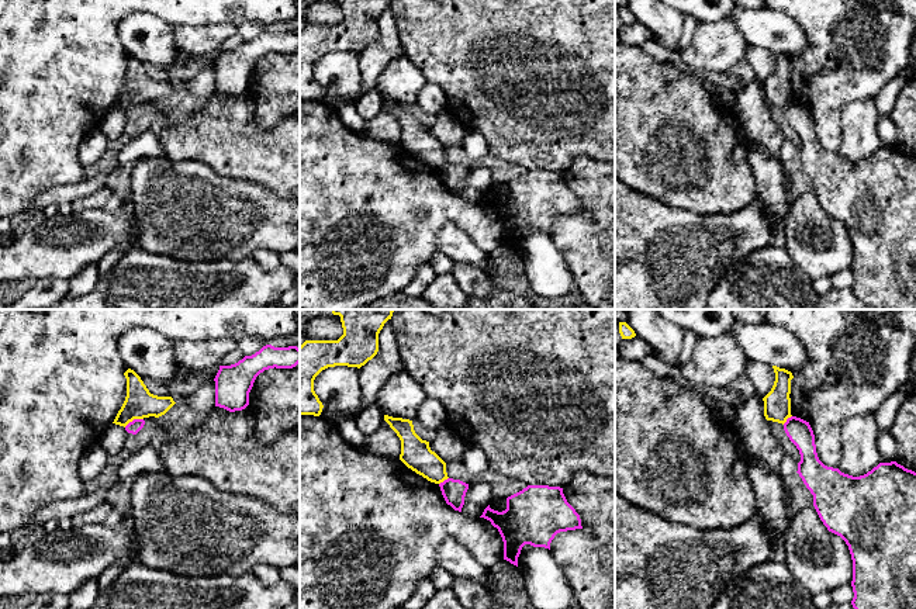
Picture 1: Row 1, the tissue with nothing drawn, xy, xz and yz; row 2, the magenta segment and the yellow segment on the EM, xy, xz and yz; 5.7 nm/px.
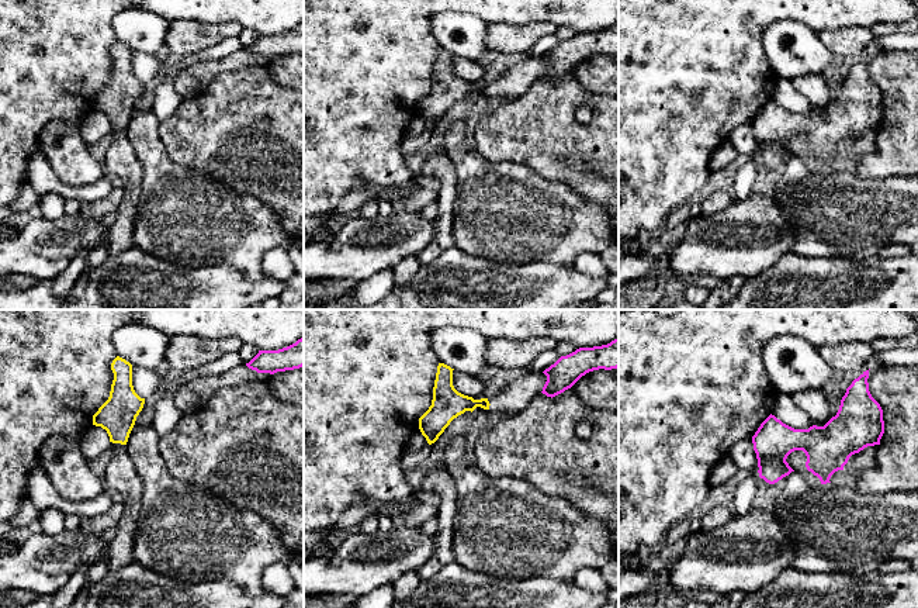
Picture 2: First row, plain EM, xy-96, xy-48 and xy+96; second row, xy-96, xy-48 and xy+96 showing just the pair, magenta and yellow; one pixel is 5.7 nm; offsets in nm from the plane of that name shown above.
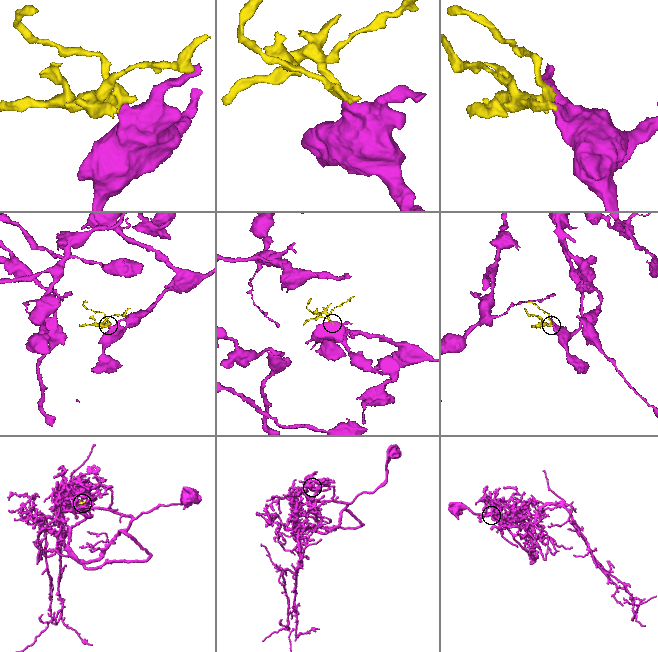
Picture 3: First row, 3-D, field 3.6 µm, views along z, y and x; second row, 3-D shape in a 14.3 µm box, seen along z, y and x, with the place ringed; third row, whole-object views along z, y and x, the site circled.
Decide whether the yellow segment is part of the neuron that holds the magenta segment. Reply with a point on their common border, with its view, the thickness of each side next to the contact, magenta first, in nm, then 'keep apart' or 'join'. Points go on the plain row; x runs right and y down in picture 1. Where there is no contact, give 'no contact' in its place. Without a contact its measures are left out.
meets magenta in xy at (134, 104); 70 nm thick on the magenta side, 170 nm on the other; keep apart

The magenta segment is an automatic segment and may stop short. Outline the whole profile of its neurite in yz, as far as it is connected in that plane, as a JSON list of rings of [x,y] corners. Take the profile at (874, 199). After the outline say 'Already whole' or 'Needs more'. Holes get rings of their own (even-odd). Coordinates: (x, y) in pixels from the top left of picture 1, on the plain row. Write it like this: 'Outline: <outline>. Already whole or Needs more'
Outline: [[[791,101],[784,108],[784,115],[799,135],[796,158],[813,180],[813,191],[820,205],[848,231],[853,245],[853,293],[875,309],[916,309],[916,158],[891,146],[879,148],[867,159],[853,162],[819,145],[809,107]]]. Already whole

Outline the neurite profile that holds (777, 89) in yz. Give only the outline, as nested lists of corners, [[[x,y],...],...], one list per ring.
[[[772,51],[775,58],[775,66],[771,76],[763,83],[764,86],[764,101],[767,105],[785,108],[791,103],[791,65],[792,58]]]

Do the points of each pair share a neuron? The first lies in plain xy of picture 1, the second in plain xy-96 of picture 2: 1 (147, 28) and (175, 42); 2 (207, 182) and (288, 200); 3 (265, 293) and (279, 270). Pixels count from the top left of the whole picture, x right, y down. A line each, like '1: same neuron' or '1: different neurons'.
1: different neurons
2: different neurons
3: different neurons

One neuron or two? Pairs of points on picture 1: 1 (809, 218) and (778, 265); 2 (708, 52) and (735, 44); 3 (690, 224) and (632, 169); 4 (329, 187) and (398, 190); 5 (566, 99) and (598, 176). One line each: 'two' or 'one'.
1: two
2: one
3: two
4: one
5: two

